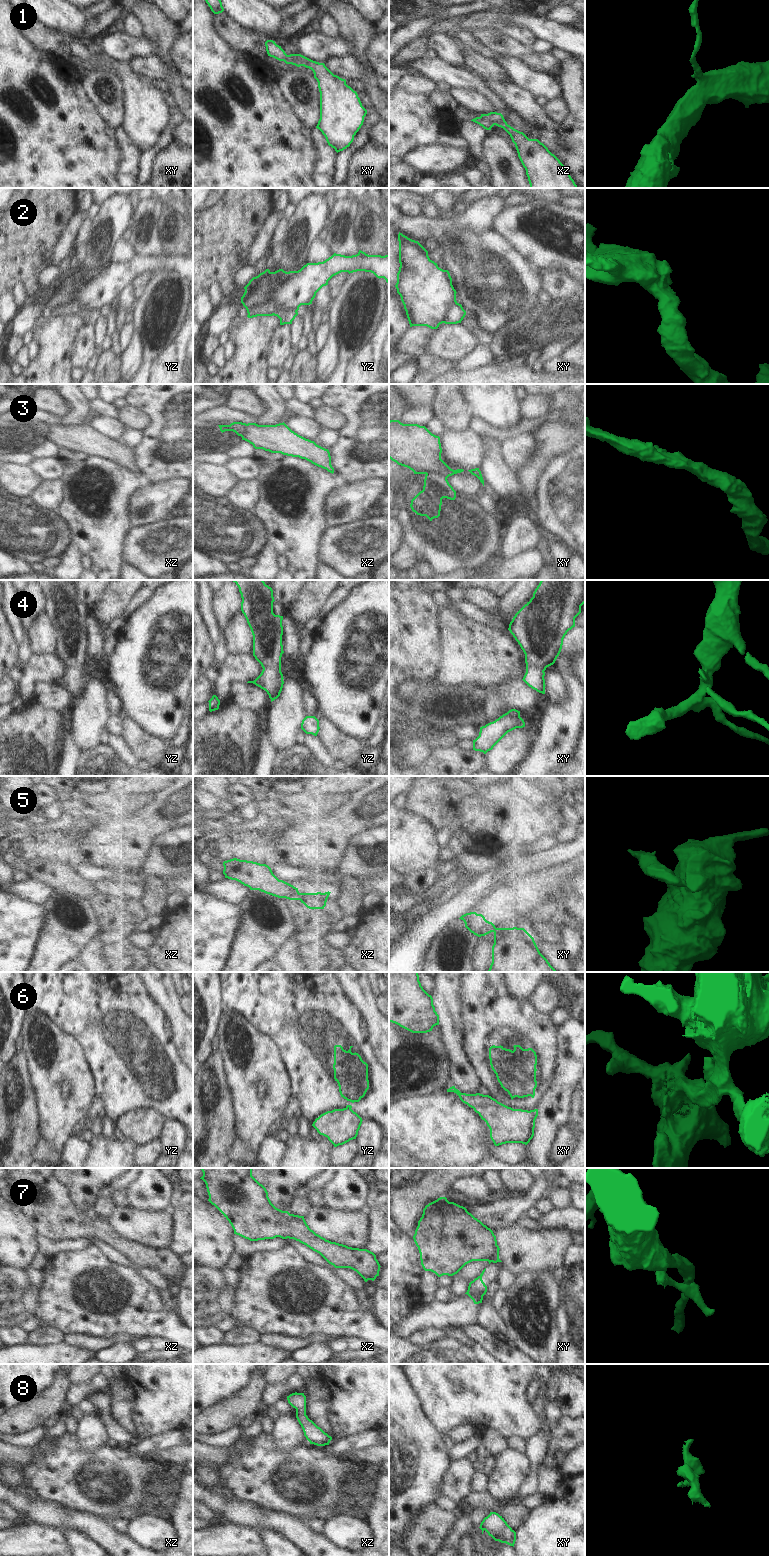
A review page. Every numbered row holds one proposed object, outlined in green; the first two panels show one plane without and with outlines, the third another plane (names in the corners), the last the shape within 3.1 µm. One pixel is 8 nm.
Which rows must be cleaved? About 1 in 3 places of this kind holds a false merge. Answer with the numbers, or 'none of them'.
2, 3, 5, 6, 7

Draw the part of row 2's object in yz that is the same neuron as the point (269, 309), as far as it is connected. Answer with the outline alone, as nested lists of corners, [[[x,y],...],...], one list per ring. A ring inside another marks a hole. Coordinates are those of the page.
[[[266,303],[248,307],[246,310],[248,313],[248,318],[257,316],[277,316],[280,319],[280,325],[292,324],[292,321],[298,315],[296,310],[285,310],[283,307],[276,303]]]

